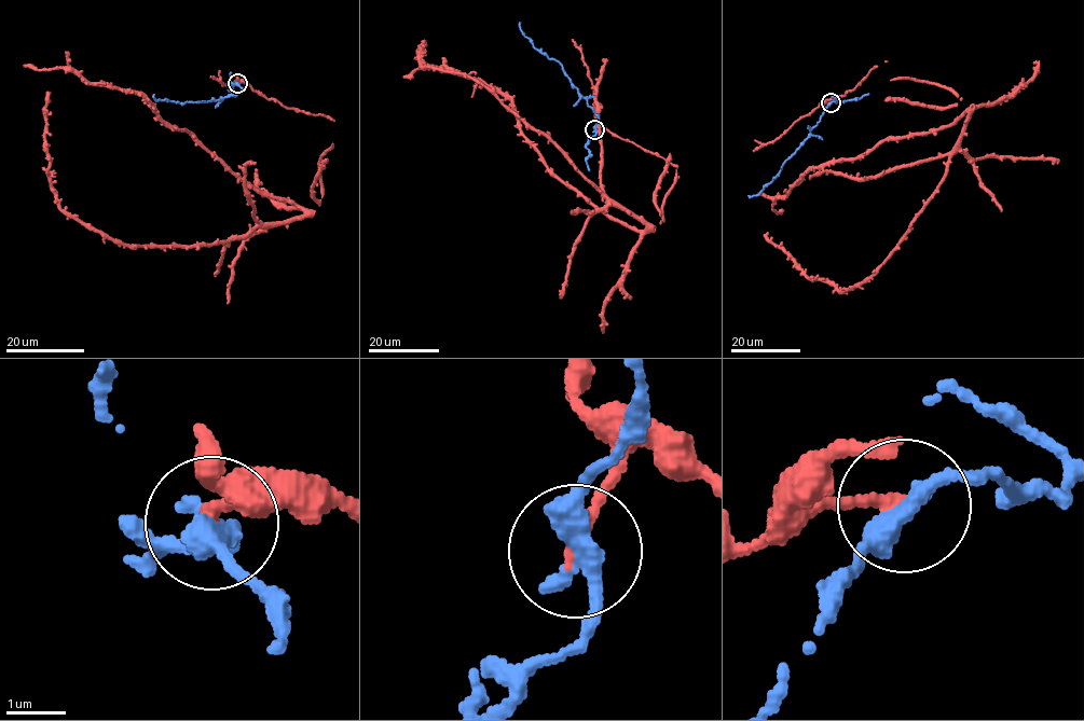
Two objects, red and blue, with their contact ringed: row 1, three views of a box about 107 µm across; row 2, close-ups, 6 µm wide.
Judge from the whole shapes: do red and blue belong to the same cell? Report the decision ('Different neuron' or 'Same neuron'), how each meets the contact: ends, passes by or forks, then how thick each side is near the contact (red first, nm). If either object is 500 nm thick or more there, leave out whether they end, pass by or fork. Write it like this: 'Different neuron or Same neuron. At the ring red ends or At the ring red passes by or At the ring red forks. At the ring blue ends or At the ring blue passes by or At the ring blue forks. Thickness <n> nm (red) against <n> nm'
Different neuron. At the ring red ends. At the ring blue passes by. Thickness 220 nm (red) against 400 nm

